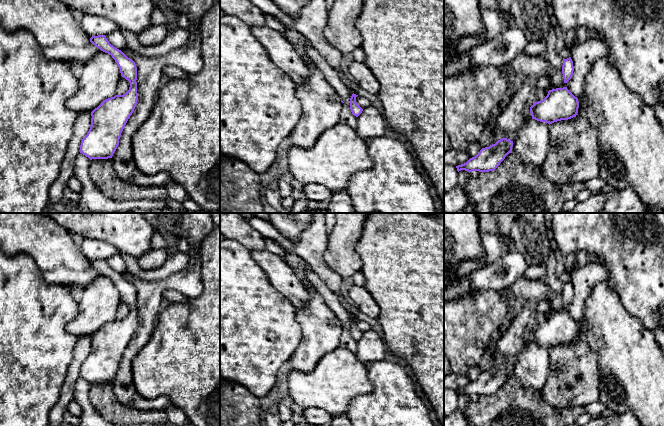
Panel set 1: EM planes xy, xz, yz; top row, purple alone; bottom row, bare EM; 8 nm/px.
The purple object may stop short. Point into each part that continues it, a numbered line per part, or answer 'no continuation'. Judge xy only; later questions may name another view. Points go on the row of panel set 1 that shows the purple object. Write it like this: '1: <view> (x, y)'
no continuation

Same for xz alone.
no continuation

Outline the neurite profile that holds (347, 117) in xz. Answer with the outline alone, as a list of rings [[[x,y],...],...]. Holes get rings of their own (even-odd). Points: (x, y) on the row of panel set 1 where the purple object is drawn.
[[[306,39],[306,49],[311,61],[313,61],[323,72],[327,82],[334,87],[343,103],[339,122],[349,125],[354,130],[357,129],[357,117],[350,110],[350,98],[353,92],[340,79],[338,72],[331,67],[320,55],[317,49]]]

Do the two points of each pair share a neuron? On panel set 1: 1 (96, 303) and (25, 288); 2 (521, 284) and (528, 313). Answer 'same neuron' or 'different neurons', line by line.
1: different neurons
2: different neurons

